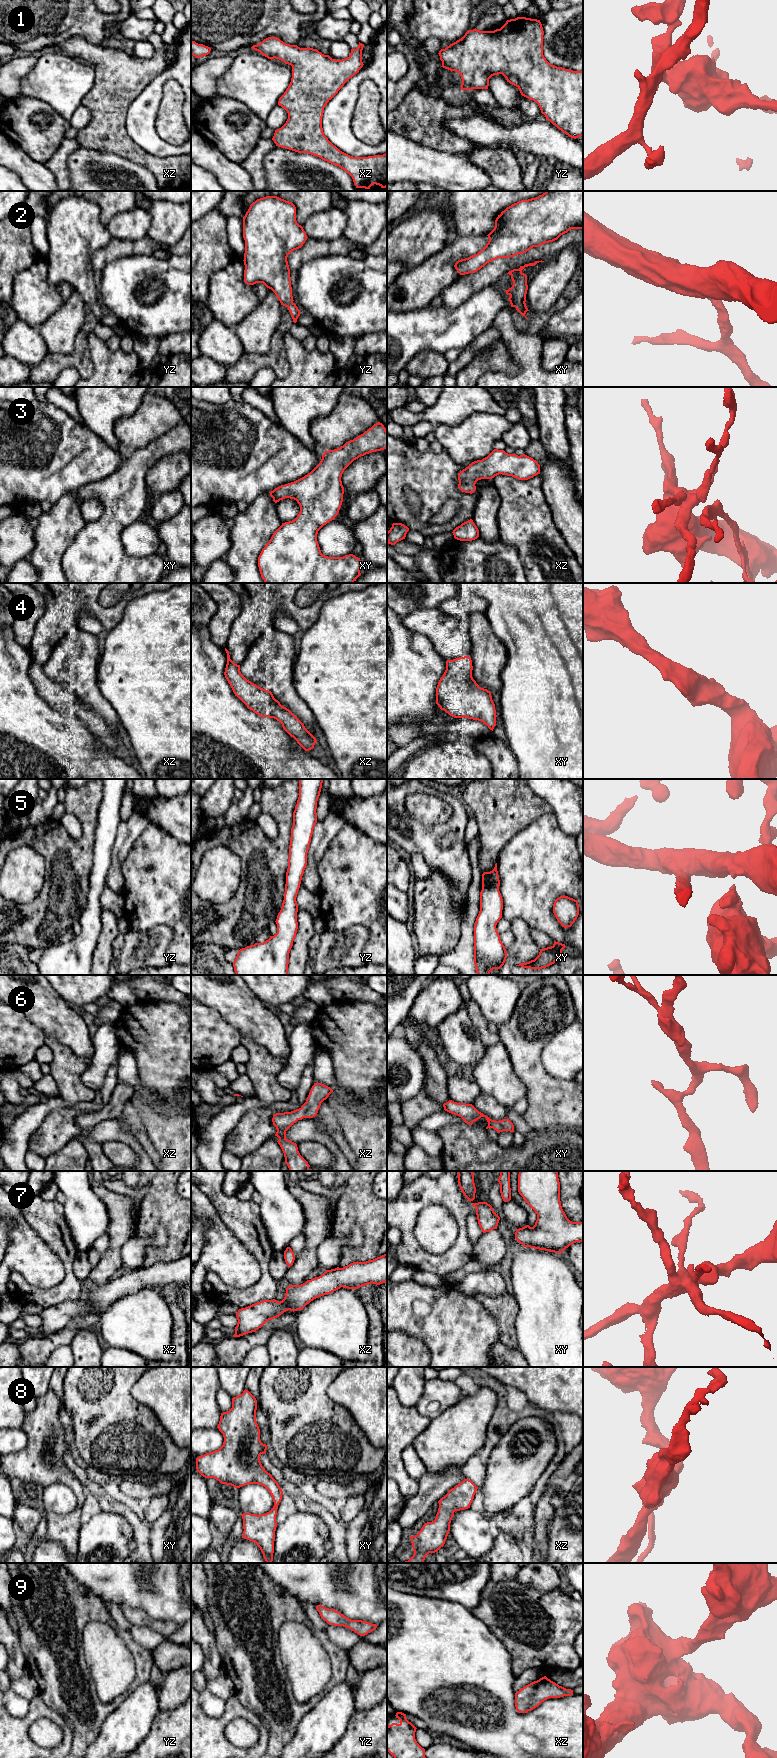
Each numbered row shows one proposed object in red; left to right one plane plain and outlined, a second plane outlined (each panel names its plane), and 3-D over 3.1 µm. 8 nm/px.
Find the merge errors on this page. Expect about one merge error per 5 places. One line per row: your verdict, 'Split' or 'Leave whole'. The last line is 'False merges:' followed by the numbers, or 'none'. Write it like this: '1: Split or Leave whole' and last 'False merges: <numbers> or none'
1: Leave whole
2: Leave whole
3: Leave whole
4: Leave whole
5: Leave whole
6: Leave whole
7: Leave whole
8: Leave whole
9: Leave whole
False merges: none

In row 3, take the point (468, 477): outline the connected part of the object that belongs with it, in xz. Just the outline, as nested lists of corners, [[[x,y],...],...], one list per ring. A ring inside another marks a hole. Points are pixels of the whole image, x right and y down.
[[[494,449],[487,457],[469,464],[458,473],[458,488],[465,493],[474,493],[476,482],[492,479],[502,474],[518,480],[528,480],[540,474],[540,465],[533,458],[522,454],[508,454],[504,450]]]

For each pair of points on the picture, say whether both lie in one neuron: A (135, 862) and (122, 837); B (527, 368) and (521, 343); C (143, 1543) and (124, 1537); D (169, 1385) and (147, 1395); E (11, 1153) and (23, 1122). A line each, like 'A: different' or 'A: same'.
A: different
B: same
C: different
D: same
E: same

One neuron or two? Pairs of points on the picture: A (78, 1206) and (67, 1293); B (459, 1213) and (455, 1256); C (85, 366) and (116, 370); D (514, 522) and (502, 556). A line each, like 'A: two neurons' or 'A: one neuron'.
A: two neurons
B: one neuron
C: two neurons
D: two neurons

